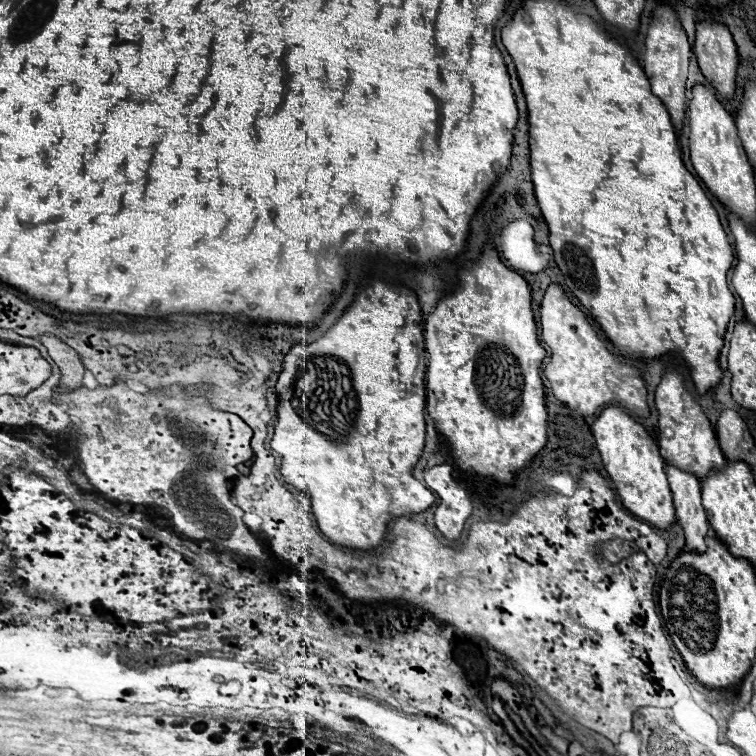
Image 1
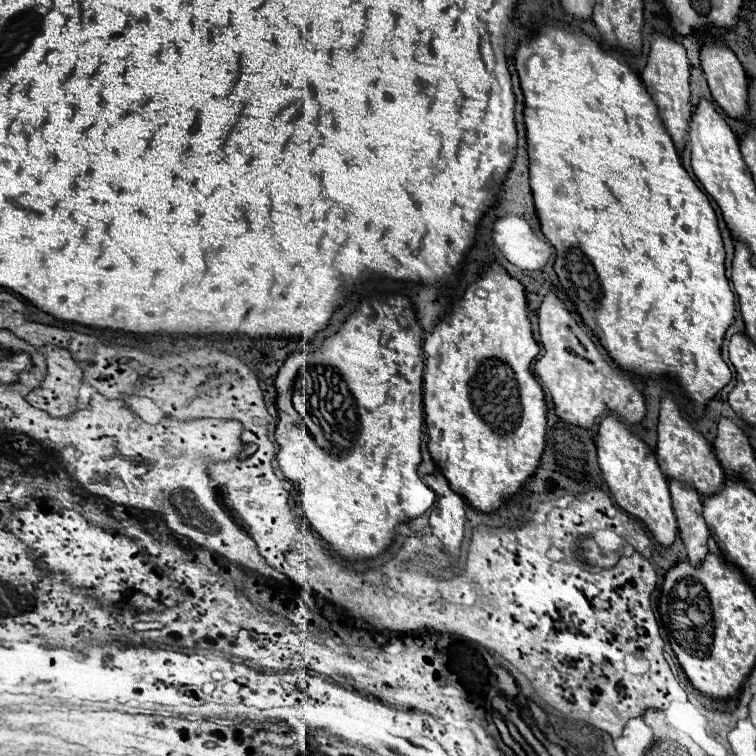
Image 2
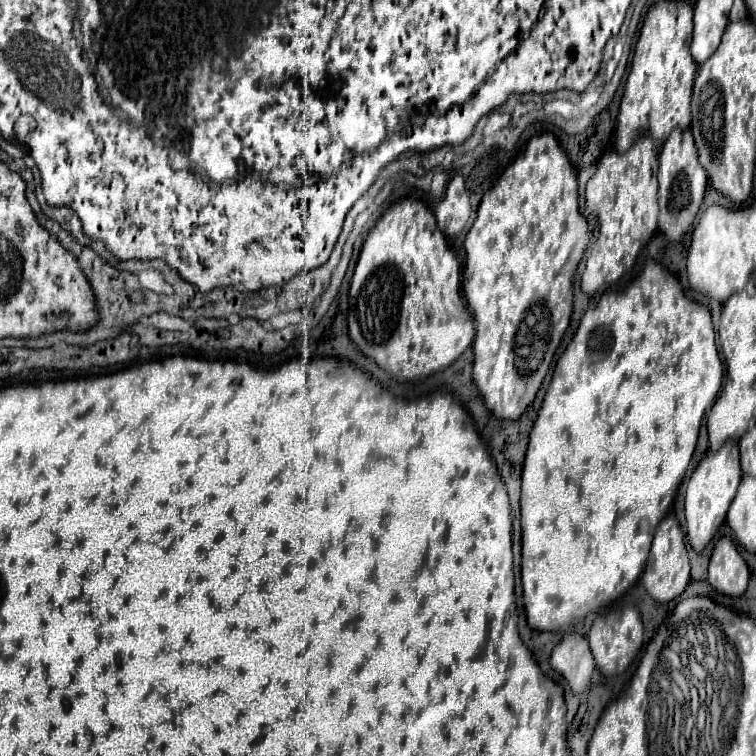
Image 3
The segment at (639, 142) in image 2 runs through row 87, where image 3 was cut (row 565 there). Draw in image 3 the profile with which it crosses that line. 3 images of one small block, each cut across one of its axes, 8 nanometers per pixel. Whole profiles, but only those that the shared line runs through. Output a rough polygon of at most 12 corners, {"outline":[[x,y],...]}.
{"outline":[[648,260],[556,362],[522,590],[562,630],[642,574],[712,406],[710,310]]}

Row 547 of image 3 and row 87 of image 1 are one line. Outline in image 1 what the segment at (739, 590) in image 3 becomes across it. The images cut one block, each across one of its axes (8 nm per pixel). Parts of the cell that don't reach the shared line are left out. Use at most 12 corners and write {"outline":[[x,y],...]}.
{"outline":[[696,22],[694,54],[724,98],[736,88],[738,52],[730,30]]}

